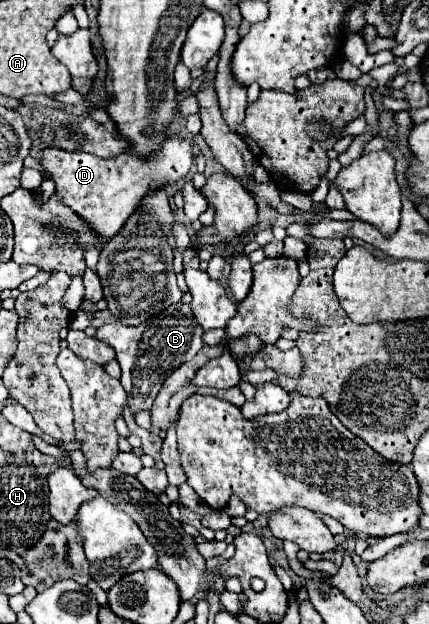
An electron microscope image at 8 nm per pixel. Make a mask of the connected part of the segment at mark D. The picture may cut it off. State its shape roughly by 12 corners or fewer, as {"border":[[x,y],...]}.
{"border":[[191,141],[101,159],[47,147],[63,203],[111,239],[147,195],[187,177]]}

